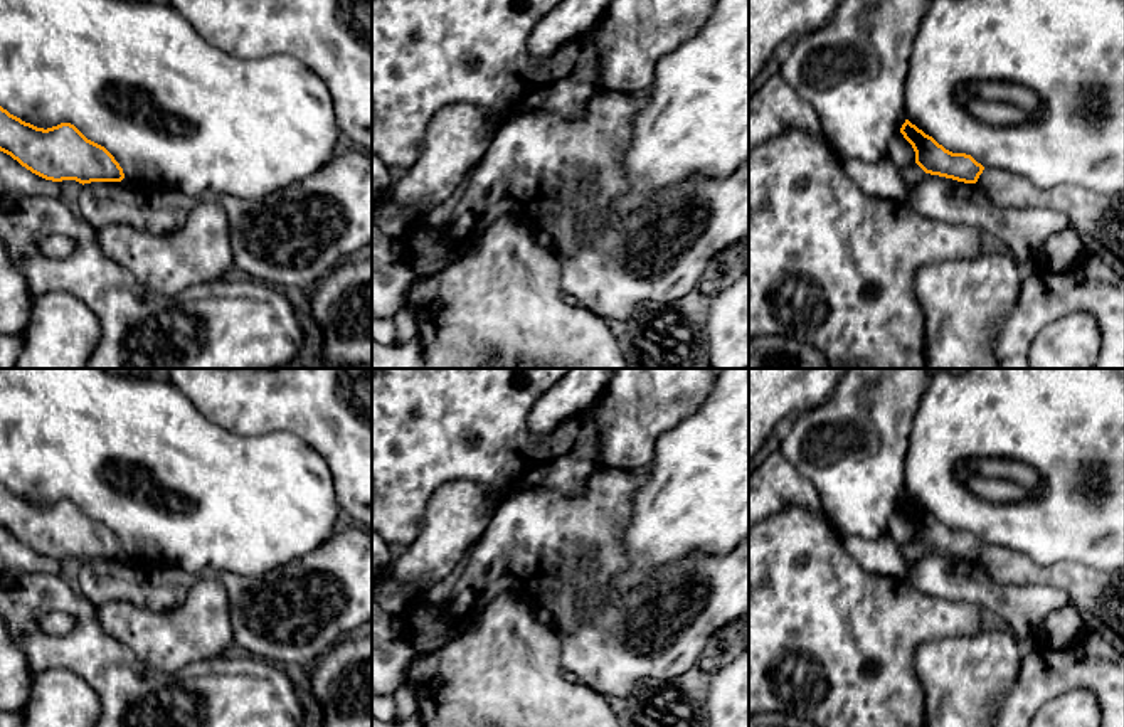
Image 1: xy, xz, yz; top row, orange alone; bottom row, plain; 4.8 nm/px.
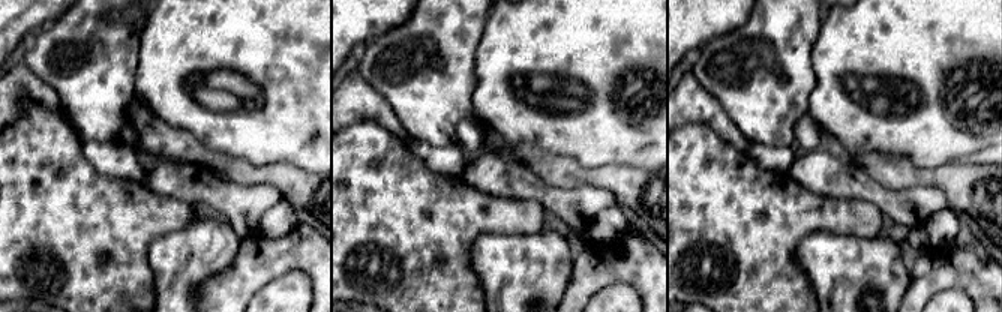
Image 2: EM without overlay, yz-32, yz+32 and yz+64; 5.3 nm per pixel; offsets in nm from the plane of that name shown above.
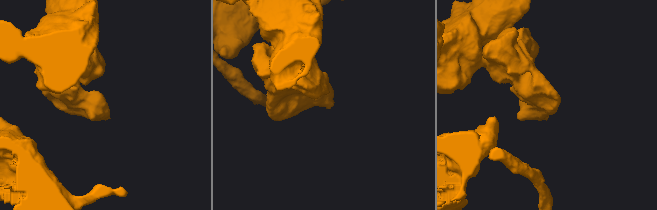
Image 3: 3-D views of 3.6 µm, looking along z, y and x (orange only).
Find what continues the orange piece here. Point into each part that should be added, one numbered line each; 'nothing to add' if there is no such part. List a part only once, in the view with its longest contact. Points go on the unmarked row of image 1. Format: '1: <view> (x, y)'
1: yz (1089, 589)

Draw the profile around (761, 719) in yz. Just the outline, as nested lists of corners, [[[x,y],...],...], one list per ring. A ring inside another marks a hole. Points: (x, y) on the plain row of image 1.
[[[757,714],[749,717],[749,727],[818,727],[818,725],[791,714]]]

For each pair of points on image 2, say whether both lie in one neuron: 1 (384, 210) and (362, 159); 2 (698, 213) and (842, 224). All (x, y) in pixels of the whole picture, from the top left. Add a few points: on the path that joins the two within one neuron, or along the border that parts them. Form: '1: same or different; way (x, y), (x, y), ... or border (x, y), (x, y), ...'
1: same; way (372, 198), (362, 183), (362, 171)
2: same; way (734, 219), (806, 219)

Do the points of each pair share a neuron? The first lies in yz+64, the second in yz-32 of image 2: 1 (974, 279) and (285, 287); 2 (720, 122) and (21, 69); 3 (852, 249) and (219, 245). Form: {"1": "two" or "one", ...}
{"1": "two", "2": "one", "3": "one"}

